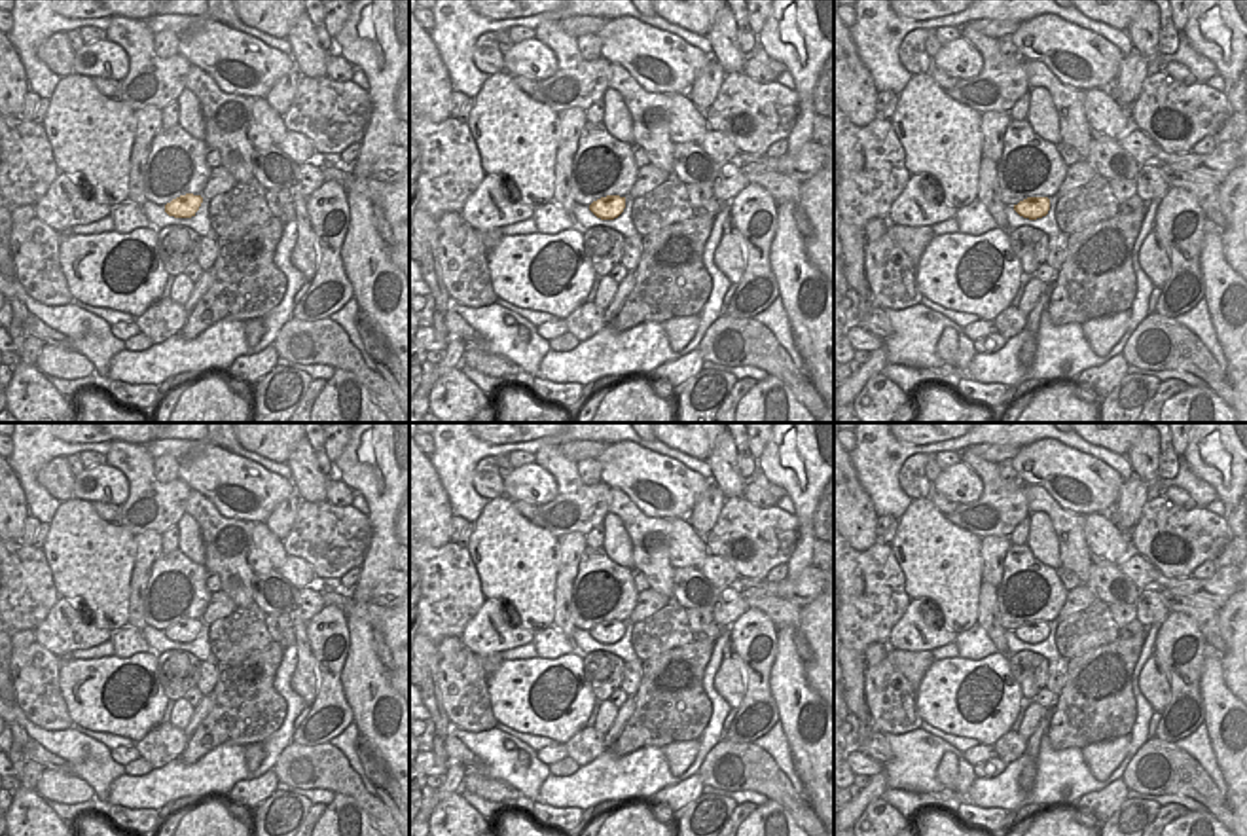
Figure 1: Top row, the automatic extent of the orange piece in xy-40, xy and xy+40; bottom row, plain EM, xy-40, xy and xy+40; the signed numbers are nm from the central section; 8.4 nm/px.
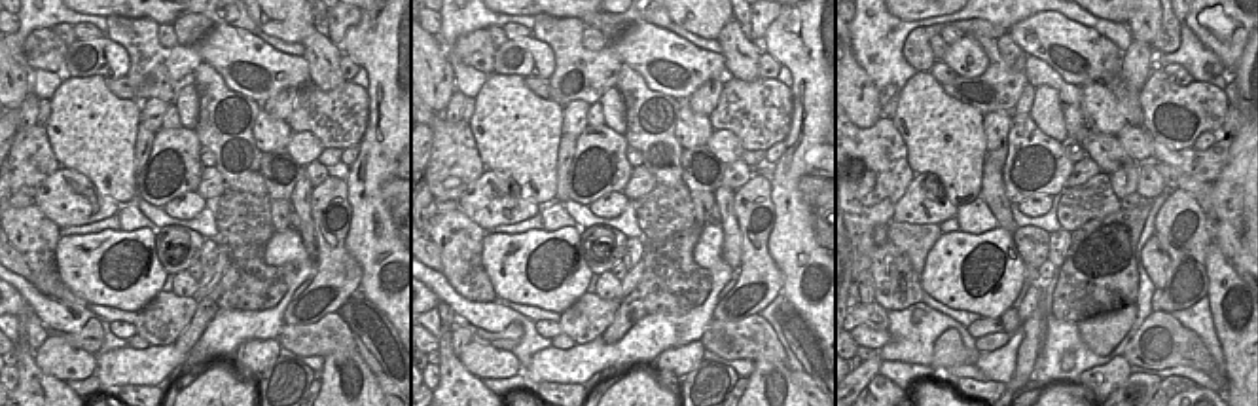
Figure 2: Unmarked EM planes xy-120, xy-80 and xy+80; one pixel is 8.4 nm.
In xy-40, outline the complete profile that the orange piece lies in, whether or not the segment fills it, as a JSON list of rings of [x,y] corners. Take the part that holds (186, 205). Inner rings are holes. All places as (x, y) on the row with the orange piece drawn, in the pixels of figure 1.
[[[186,193],[165,205],[165,212],[174,218],[191,218],[203,203],[201,195]]]

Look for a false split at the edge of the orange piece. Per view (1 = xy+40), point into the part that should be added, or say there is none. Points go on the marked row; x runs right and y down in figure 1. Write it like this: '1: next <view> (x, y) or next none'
1: next none

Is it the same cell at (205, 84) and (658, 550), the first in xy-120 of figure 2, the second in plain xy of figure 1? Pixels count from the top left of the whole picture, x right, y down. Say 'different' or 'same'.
same

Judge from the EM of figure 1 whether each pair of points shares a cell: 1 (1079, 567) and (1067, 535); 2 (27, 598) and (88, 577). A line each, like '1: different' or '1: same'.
1: same
2: different

